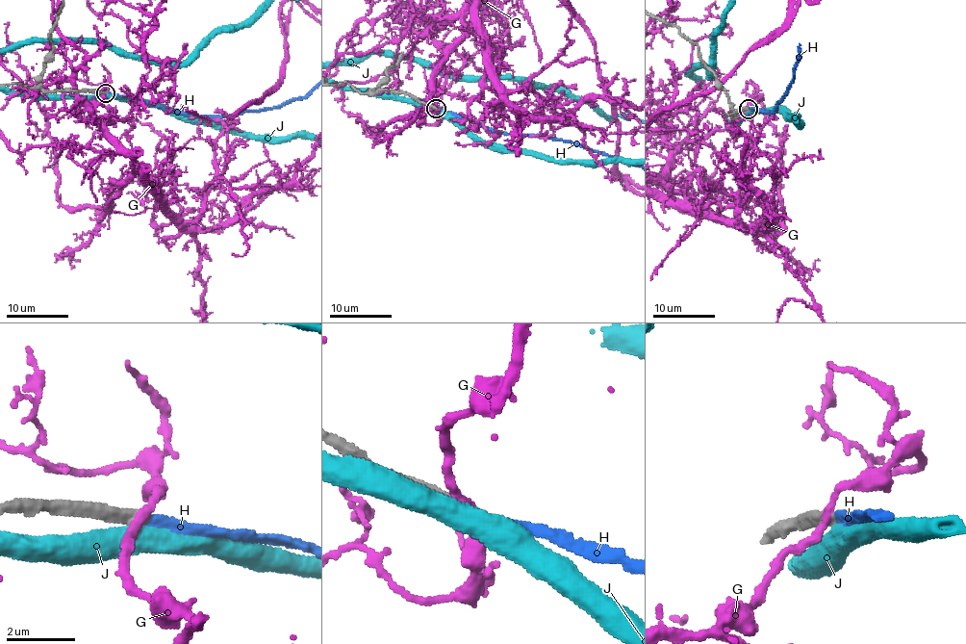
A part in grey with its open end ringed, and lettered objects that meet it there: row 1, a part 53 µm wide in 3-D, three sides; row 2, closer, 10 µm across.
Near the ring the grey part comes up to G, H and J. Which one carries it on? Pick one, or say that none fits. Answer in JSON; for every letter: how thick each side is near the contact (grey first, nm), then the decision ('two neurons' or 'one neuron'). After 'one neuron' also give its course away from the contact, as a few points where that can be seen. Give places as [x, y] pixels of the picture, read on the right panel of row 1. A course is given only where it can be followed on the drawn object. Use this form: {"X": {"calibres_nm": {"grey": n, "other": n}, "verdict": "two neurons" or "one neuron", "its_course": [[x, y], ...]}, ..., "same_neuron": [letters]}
{"G": {"calibres_nm": {"grey": 320, "other": 220}, "verdict": "two neurons"}, "H": {"calibres_nm": {"grey": 280, "other": 280}, "verdict": "one neuron"}, "J": {"calibres_nm": {"grey": 320, "other": 550}, "verdict": "two neurons"}, "same_neuron": ["H"]}

